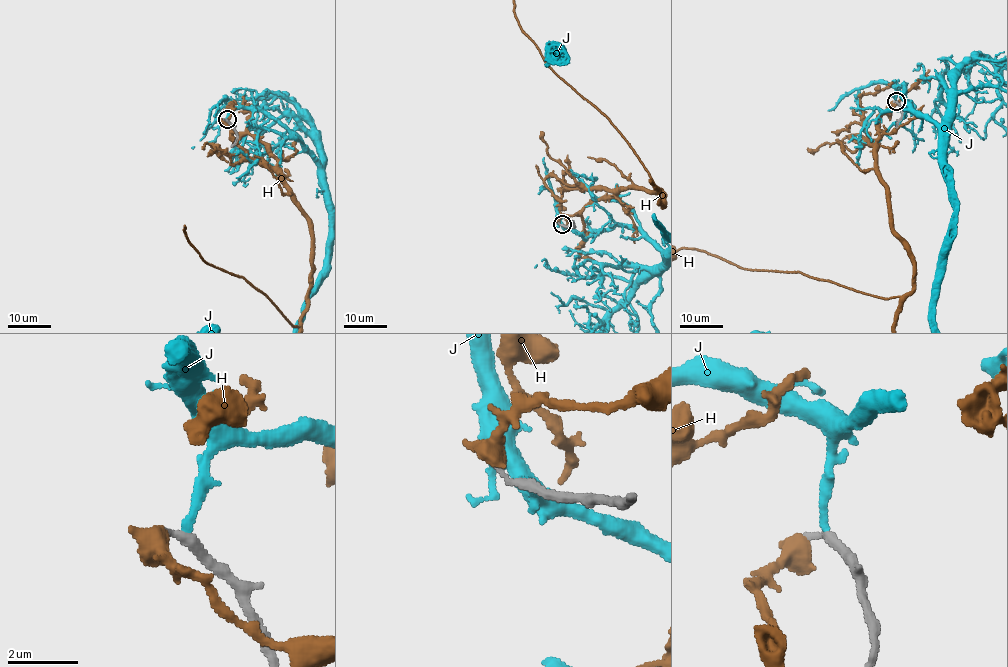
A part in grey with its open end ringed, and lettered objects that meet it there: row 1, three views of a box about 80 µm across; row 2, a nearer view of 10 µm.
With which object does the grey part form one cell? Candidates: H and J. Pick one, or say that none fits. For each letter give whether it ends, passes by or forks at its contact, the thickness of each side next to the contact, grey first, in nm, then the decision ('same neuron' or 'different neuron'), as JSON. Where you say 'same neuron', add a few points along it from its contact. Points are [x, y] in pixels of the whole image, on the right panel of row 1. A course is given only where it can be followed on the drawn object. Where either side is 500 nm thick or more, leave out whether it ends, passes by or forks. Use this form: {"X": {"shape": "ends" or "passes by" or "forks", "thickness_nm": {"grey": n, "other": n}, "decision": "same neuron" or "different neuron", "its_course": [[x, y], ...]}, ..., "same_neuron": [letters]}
{"H": {"thickness_nm": {"grey": 200, "other": 600}, "decision": "different neuron"}, "J": {"shape": "ends", "thickness_nm": {"grey": 360, "other": 240}, "decision": "same neuron"}, "same_neuron": ["J"]}

